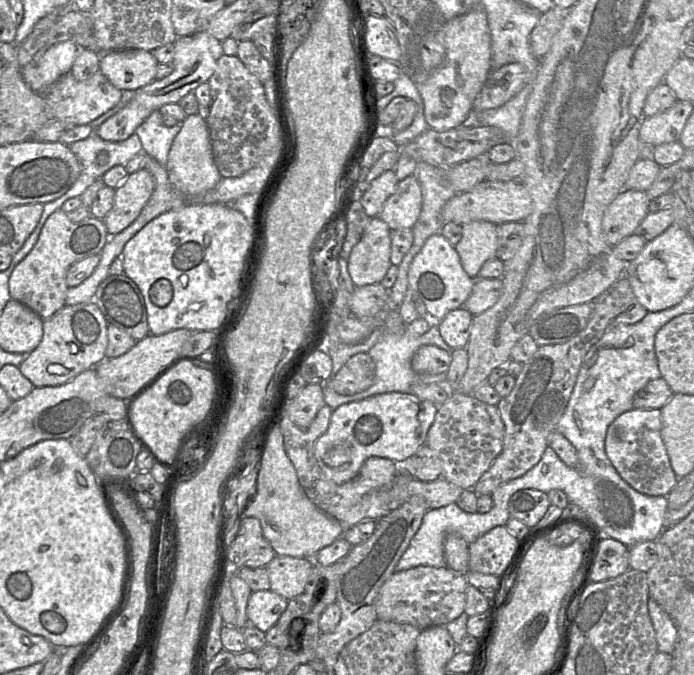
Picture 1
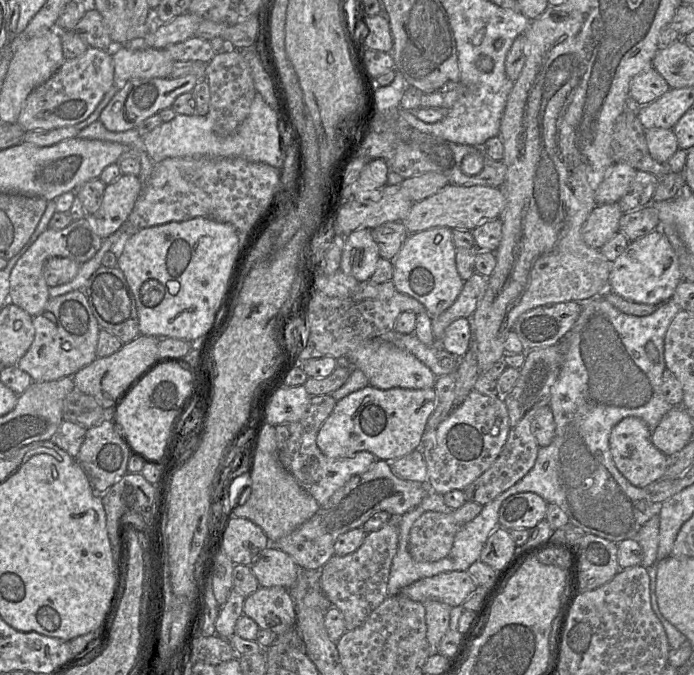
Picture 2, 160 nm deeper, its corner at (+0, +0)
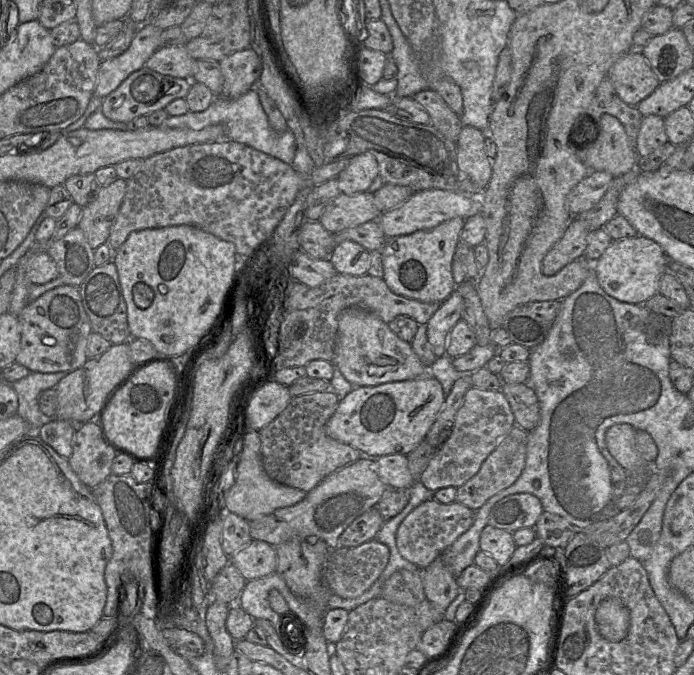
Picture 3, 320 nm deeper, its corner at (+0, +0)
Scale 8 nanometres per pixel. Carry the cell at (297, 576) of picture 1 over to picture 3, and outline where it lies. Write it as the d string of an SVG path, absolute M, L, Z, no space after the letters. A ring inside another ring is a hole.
M252 540L229 558L230 563L240 571L246 581L276 572L276 549L264 541Z

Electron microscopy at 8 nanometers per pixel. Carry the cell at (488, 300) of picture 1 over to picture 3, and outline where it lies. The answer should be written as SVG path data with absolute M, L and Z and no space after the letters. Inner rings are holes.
M454 290L427 322L427 339L436 358L446 353L446 340L455 324L462 319L462 309L463 298Z

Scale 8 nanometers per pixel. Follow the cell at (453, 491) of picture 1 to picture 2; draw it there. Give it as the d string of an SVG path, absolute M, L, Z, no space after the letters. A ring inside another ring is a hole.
M379 459L364 473L352 476L309 520L271 544L289 554L300 569L319 571L334 555L334 544L341 534L362 527L378 511L403 515L419 505L427 493L428 483L402 479L393 473L390 463Z

